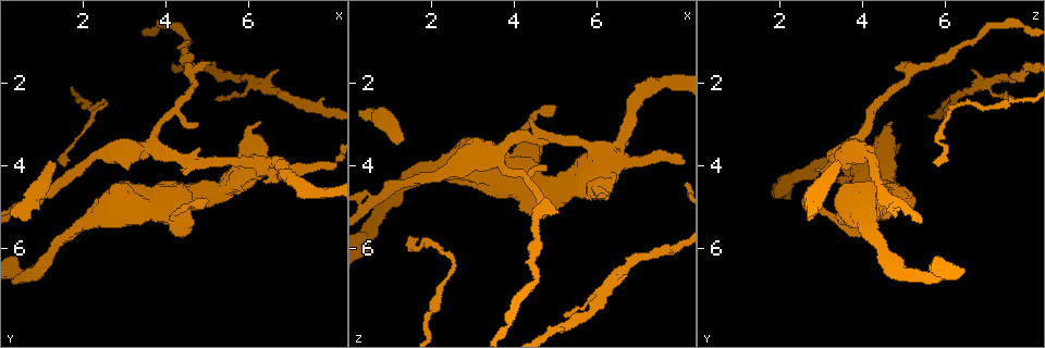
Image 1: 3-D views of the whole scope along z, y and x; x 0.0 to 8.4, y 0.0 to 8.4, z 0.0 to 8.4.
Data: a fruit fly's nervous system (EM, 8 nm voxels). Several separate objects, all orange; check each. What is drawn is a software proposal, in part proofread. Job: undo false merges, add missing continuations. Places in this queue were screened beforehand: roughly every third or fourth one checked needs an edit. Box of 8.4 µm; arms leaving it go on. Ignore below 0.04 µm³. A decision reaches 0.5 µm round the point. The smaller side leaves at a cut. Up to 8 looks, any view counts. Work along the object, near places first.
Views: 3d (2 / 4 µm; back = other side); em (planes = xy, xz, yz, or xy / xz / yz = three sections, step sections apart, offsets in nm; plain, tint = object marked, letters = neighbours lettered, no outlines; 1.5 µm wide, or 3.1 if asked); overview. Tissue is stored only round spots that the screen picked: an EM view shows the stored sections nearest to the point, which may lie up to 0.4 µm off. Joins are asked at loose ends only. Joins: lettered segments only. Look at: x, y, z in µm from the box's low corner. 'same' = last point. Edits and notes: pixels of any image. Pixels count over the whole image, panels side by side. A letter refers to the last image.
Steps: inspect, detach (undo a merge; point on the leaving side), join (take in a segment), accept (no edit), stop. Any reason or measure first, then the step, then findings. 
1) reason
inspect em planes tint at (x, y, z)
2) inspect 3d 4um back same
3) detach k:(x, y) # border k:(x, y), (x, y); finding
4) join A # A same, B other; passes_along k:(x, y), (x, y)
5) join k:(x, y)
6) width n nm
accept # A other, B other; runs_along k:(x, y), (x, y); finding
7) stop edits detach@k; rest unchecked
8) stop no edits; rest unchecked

a fork
inspect em planes letters at (3.50, 3.55, 3.80)

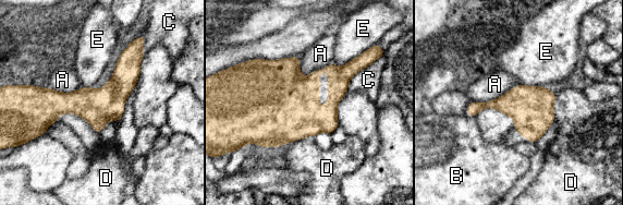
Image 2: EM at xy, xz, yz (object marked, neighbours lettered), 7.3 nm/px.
width 320 nm
accept # A other, B other, C other, D other, E other; runs_along 2:(138, 57), (99, 101), (40, 101); continuous, no second cell

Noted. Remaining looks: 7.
free end
inspect em planes letters at (1.30, 3.95, 3.30)

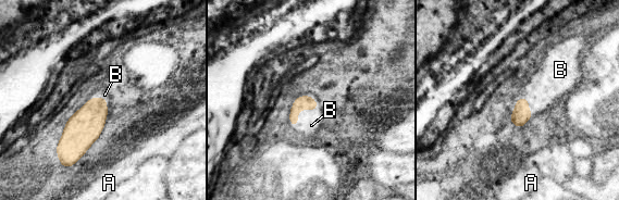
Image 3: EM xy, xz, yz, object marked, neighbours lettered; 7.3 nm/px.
join B # A other, B same; the cell continues

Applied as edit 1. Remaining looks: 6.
inspect overview

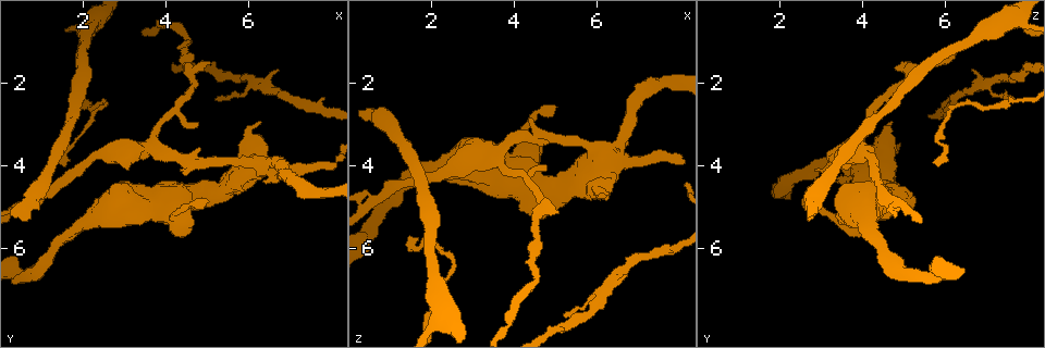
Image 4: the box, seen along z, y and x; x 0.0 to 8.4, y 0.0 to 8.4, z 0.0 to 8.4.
thin end
inspect em planes letters at (5.20, 2.40, 7.60)

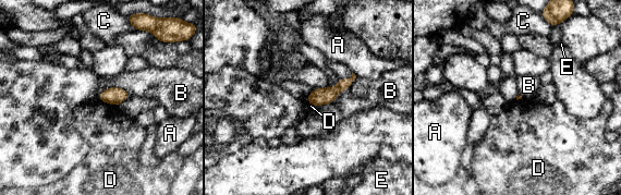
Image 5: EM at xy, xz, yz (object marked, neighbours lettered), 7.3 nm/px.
accept # A other, B other, C other, D other, E other; border 5:(97, 99), (116, 106); none of them fits

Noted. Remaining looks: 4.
stop edits join@3; rest unchecked

